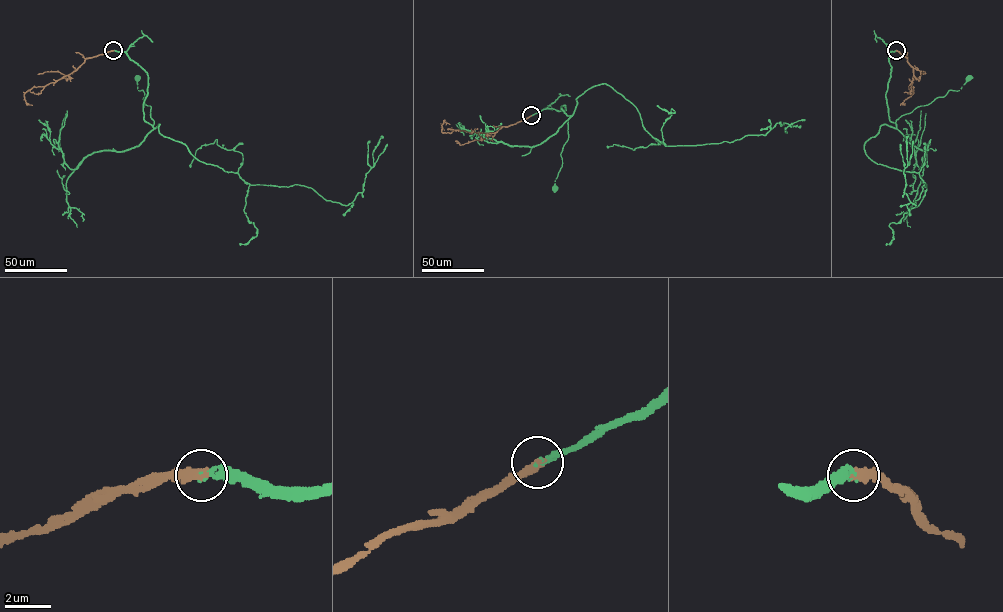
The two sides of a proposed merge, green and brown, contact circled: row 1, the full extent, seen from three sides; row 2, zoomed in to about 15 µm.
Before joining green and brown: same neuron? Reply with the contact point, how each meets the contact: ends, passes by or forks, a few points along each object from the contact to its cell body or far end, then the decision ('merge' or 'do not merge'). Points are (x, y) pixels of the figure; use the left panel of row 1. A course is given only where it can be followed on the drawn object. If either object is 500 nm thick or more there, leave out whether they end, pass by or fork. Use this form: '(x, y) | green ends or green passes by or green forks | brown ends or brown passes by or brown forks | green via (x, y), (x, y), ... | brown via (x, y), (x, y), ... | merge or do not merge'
(113, 50) | green ends | brown ends | green via (113, 50), (123, 51), (147, 73), (143, 119), (153, 124), (151, 107), (137, 88), (137, 78) | brown via (113, 50), (86, 58), (75, 70), (55, 82), (32, 87), (24, 95), (26, 103), (32, 105) | merge

